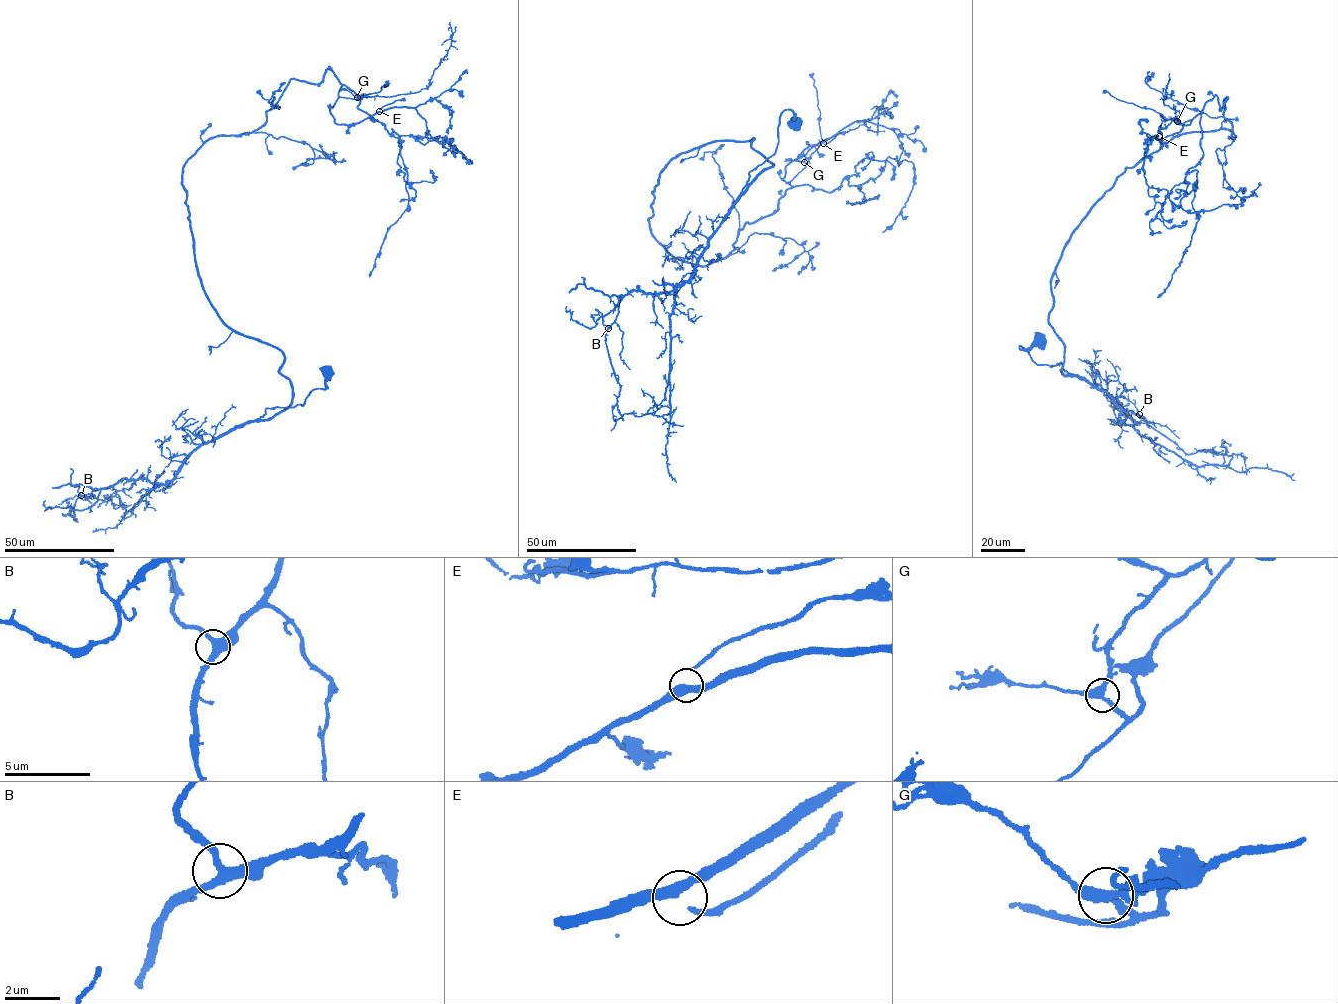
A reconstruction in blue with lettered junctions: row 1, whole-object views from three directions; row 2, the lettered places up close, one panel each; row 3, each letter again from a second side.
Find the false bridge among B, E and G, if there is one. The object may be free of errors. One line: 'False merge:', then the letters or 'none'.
False merge: none

